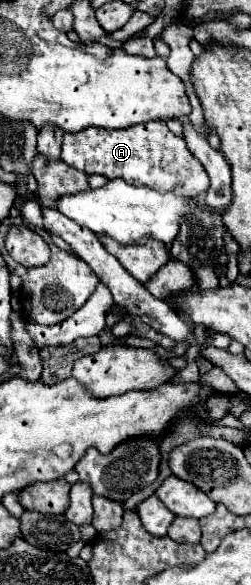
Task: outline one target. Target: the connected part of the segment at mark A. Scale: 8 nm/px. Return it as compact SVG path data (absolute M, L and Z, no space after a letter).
M141 123L127 129L87 127L77 133L65 133L61 159L85 173L99 173L107 179L125 179L135 187L149 187L159 193L175 193L181 197L203 195L209 189L209 177L203 165L191 155L185 141L173 135L165 123Z

